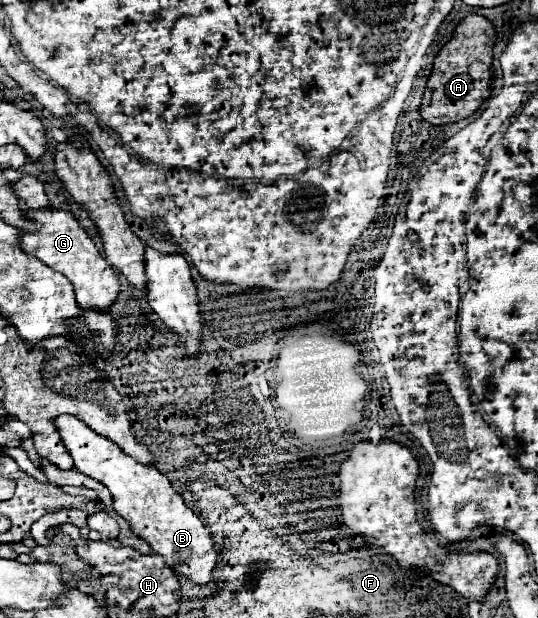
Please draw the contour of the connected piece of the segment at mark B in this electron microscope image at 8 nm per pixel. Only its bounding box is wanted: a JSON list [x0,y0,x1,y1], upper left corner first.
[54,415,216,585]

